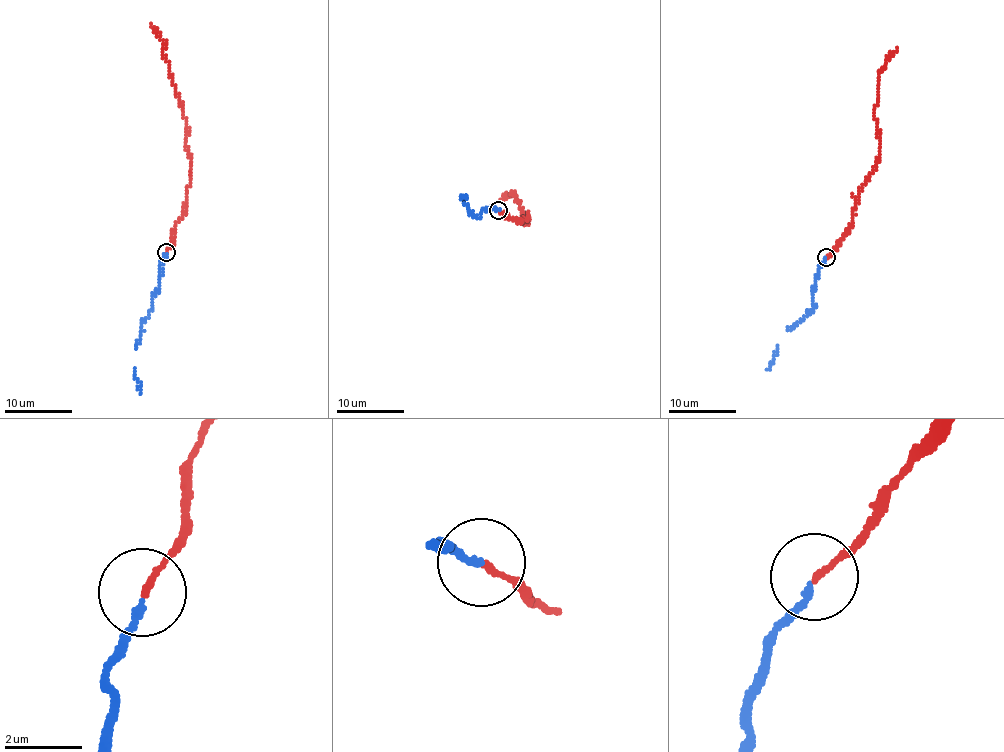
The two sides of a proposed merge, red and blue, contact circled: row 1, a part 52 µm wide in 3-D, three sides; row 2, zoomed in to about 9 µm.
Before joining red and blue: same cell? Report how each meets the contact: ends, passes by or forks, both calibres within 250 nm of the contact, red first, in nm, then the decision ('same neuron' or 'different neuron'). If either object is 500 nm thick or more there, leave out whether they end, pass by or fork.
red ends | blue ends | 150/150 nm | same neuron

